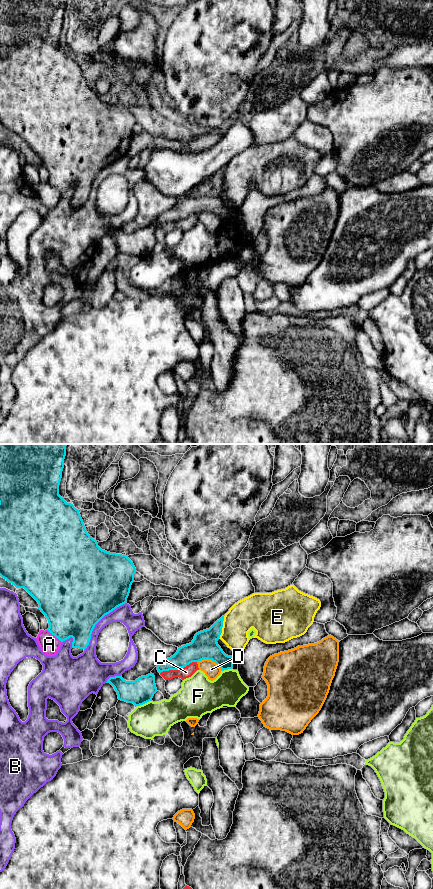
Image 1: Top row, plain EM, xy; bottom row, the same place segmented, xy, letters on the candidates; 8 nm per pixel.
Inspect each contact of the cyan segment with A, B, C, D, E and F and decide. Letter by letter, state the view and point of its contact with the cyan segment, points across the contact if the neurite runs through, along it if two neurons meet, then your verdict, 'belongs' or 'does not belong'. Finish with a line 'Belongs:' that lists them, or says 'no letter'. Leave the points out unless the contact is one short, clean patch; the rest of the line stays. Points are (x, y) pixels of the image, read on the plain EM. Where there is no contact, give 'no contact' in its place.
A: meets cyan in xy at (54, 187); does not belong
B: meets cyan in xy at (97, 174); does not belong
C: meets cyan in xy at (178, 220); does not belong
D: meets cyan in xy at (210, 211); border along xy (197, 214), (203, 211), (211, 211), (222, 222); does not belong
E: meets cyan in xy at (222, 178); border along xy (224, 168), (222, 183), (219, 189); does not belong
F: meets cyan in xy at (144, 255); does not belong
Belongs: no letter

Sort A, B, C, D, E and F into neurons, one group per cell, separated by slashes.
A / B / C / D / E / F

